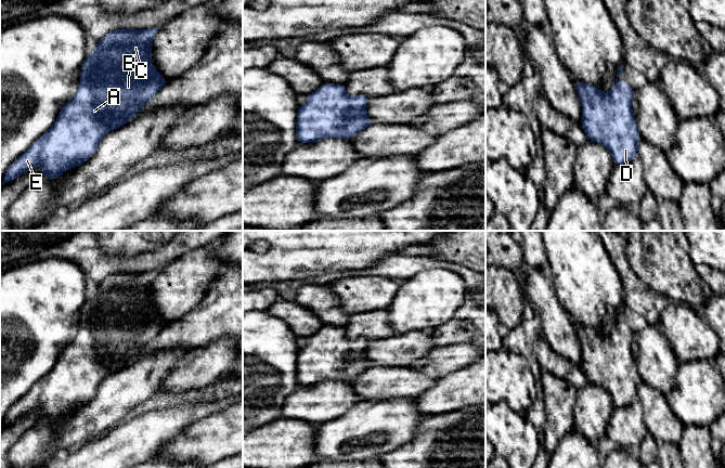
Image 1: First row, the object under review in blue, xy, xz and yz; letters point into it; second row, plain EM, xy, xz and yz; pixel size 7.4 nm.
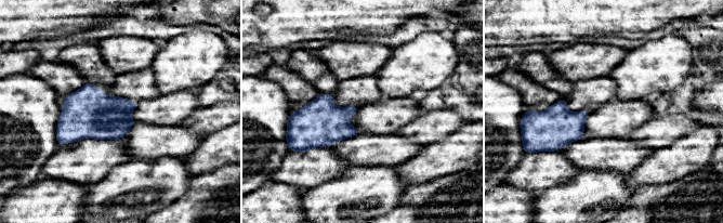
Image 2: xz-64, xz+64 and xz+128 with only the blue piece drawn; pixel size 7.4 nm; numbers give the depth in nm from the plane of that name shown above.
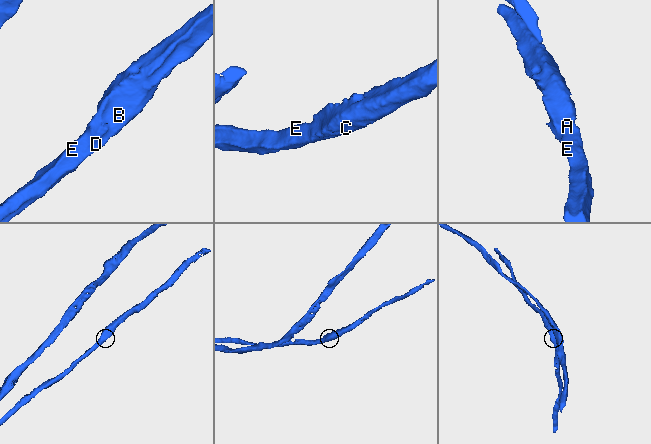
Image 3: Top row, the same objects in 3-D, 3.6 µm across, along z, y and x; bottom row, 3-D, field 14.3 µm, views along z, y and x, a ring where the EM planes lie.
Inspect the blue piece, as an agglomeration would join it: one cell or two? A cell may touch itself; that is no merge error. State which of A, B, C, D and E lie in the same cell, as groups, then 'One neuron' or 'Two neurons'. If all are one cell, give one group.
Groups: A B C D E. One neuron

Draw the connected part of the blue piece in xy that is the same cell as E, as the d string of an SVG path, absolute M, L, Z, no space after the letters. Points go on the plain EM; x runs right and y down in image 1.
M158 270L125 271L106 276L85 301L76 337L62 350L54 367L8 411L2 427L35 408L42 411L41 419L57 421L62 415L94 398L108 374L124 368L139 356L143 348L168 326L152 304L152 283L157 273Z

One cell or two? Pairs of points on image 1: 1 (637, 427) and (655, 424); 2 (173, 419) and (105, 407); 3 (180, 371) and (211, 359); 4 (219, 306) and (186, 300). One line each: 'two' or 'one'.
1: two
2: two
3: one
4: two

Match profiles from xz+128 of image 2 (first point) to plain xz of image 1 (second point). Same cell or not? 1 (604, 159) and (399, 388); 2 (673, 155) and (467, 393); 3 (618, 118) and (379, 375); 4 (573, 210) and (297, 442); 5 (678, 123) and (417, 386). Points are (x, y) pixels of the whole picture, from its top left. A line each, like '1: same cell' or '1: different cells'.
1: same cell
2: same cell
3: different cells
4: different cells
5: different cells

